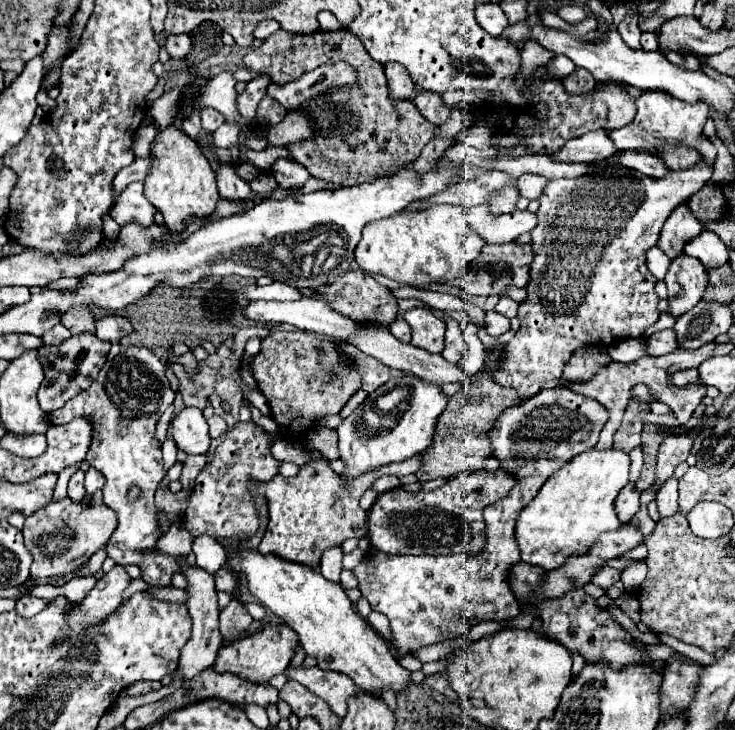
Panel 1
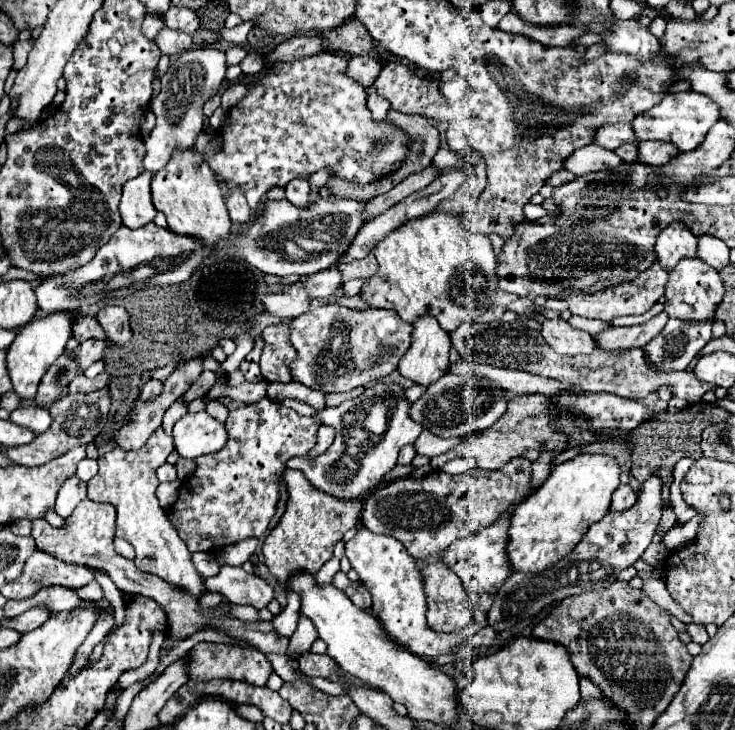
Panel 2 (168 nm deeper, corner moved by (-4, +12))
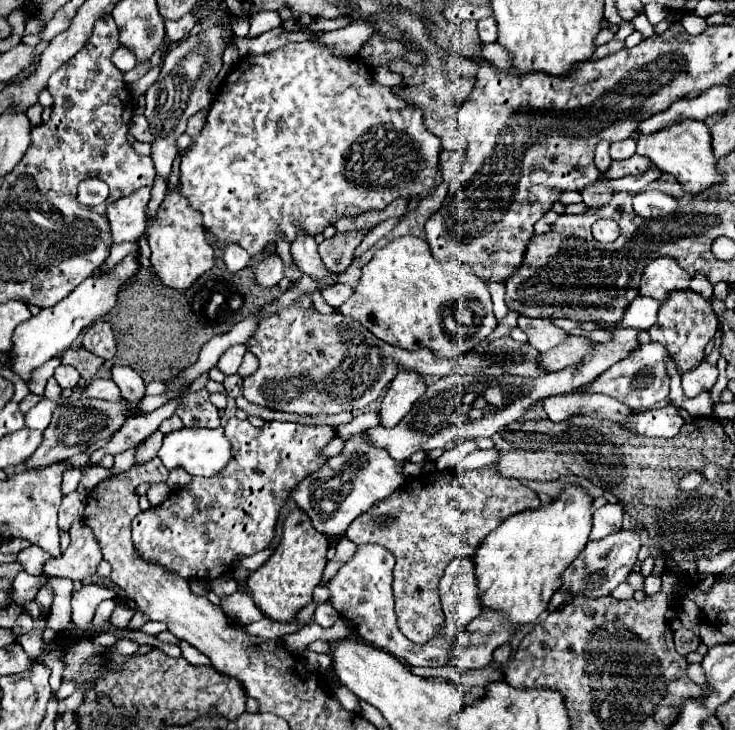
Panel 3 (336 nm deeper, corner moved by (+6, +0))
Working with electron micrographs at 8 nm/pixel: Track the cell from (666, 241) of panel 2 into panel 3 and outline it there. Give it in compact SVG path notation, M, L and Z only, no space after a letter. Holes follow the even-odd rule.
M662 256L646 266L638 294L664 302L670 296L670 292L688 288L690 288L690 276L674 260Z

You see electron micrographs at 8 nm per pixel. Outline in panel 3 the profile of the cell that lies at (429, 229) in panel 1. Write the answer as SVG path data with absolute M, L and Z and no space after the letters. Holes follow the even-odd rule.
M404 236L374 254L374 258L362 268L362 278L352 298L340 308L340 312L358 320L380 340L404 348L418 350L428 348L438 358L462 358L474 350L478 342L486 340L496 328L492 312L492 300L486 284L480 284L468 272L468 264L438 262L432 258L428 244L416 236ZM470 302L478 302L484 308L484 328L462 328L456 324L448 328L448 318L456 318L456 312L468 310Z

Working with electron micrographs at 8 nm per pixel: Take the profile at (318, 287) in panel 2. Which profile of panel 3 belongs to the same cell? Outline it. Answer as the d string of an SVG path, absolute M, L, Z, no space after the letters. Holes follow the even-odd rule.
M334 284L332 288L328 288L328 290L322 292L324 300L326 300L332 308L336 308L336 310L338 310L352 294L354 294L354 288L348 286L348 284Z

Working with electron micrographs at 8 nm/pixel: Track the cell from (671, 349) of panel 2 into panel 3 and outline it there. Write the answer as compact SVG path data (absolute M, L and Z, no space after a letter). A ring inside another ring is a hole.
M660 342L652 344L642 344L634 356L628 356L626 360L620 360L612 368L608 368L604 374L600 374L586 390L584 394L608 394L620 402L624 402L630 408L636 408L638 412L650 410L656 402L666 400L670 392L670 382L666 376L666 358L668 350Z

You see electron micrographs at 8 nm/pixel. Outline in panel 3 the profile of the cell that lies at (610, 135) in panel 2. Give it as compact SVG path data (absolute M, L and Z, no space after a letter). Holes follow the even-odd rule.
M628 138L628 140L620 140L620 142L614 142L610 146L610 156L612 160L624 160L624 158L630 158L636 154L636 140L634 138Z

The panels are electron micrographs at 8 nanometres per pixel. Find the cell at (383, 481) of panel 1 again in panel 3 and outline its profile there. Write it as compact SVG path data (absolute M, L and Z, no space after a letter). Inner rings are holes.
M616 328L616 330L612 330L612 340L610 342L598 344L578 364L574 364L570 368L564 368L564 370L558 370L558 372L550 372L546 376L536 376L536 378L498 376L494 380L488 378L488 376L458 376L458 374L444 376L436 384L428 386L426 394L416 400L414 408L402 418L402 422L396 428L390 428L390 430L388 428L380 428L380 426L368 428L366 430L366 434L368 434L366 440L368 440L368 444L374 444L374 448L386 448L388 454L394 460L408 460L418 450L428 452L428 450L434 450L434 448L444 448L446 444L456 442L460 436L462 436L462 440L466 440L466 438L480 438L480 436L494 436L500 428L520 420L528 408L540 404L542 400L546 400L550 396L558 396L558 394L572 394L572 392L584 388L588 382L592 382L596 376L600 376L612 364L616 364L616 362L624 360L626 356L630 356L638 346L640 346L638 330L634 330L634 328Z

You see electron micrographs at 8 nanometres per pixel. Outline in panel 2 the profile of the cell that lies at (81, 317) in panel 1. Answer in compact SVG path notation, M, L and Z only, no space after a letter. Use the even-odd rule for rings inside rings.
M76 312L74 316L72 316L72 336L76 338L76 340L88 340L88 338L100 338L100 340L104 340L106 338L106 334L104 334L104 330L100 328L100 324L98 324L98 320L94 318L94 316L86 316L86 314L82 314L82 312Z

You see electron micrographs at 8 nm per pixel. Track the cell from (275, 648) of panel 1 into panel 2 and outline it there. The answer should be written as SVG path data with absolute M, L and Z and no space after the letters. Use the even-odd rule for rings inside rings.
M200 642L190 650L190 678L212 680L212 678L232 678L232 680L246 680L256 686L264 686L268 676L274 672L270 660L262 650L256 646L240 646L240 644L214 644L214 642Z

